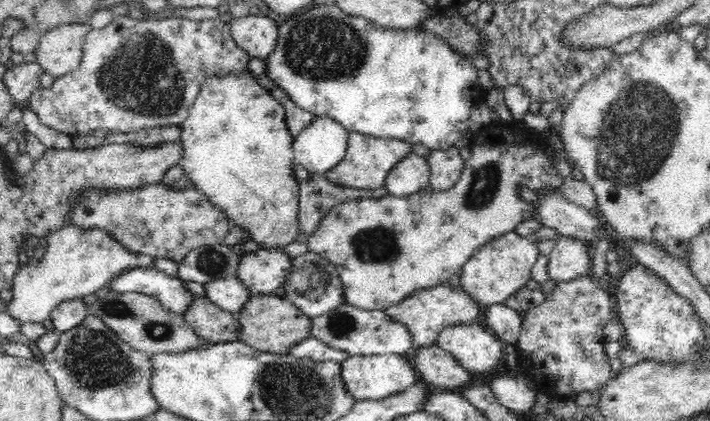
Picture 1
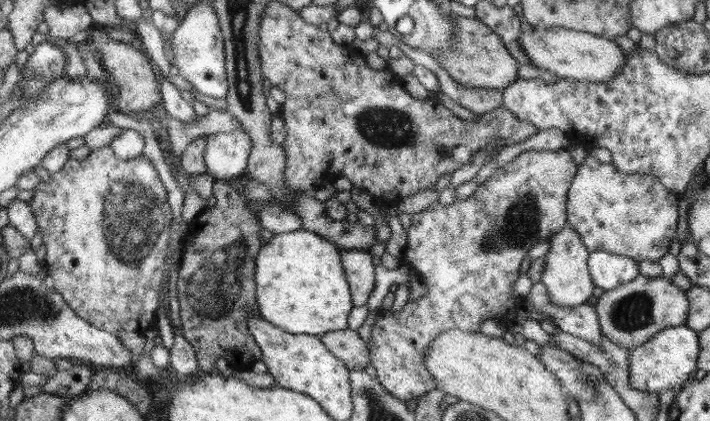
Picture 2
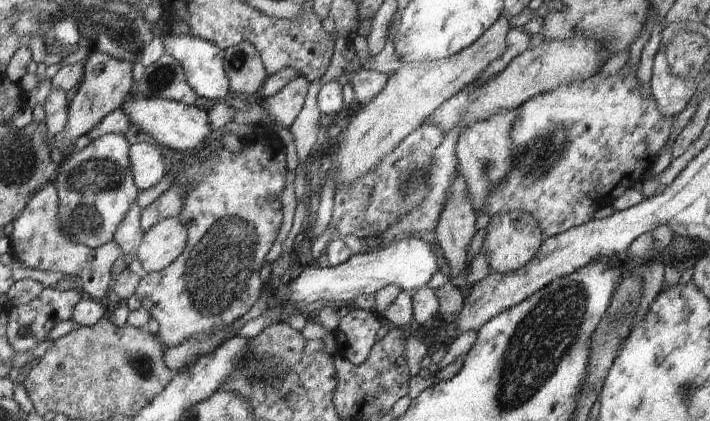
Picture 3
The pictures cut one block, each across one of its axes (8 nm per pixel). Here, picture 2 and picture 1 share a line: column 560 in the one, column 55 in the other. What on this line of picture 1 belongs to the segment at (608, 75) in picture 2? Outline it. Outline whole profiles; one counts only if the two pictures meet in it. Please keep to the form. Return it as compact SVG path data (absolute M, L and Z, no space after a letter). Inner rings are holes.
M88 22L86 24L64 24L48 30L42 35L33 50L36 62L46 74L51 74L55 78L71 73L81 63L83 46L87 34L92 29L90 22Z

